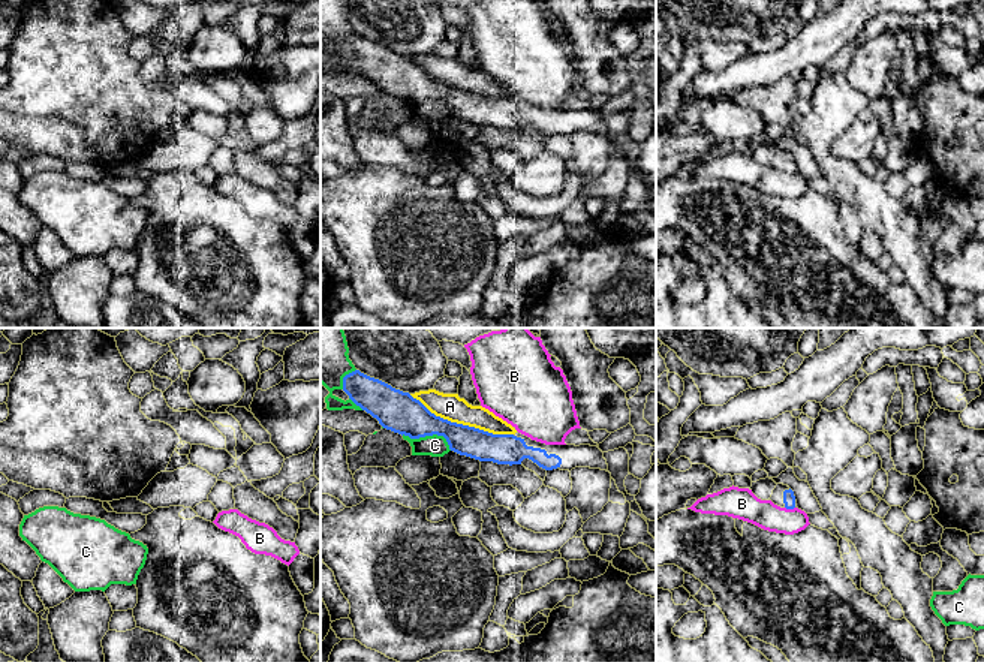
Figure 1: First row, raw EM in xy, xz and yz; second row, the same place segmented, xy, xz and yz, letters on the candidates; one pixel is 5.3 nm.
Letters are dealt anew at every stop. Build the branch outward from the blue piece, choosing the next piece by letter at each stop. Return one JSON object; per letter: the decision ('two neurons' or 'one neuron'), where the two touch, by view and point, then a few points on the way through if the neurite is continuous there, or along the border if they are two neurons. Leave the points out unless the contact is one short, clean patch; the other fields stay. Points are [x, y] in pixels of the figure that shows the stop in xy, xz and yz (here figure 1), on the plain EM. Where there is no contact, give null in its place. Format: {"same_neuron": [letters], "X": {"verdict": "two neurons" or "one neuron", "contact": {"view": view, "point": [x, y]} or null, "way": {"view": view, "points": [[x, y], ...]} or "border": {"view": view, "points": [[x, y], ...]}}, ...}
{"same_neuron": [], "A": {"verdict": "two neurons", "contact": {"view": "xz", "point": [462, 89]}}, "B": {"verdict": "two neurons", "contact": {"view": "yz", "point": [790, 172]}}, "C": {"verdict": "two neurons", "contact": {"view": "xz", "point": [429, 99]}}}

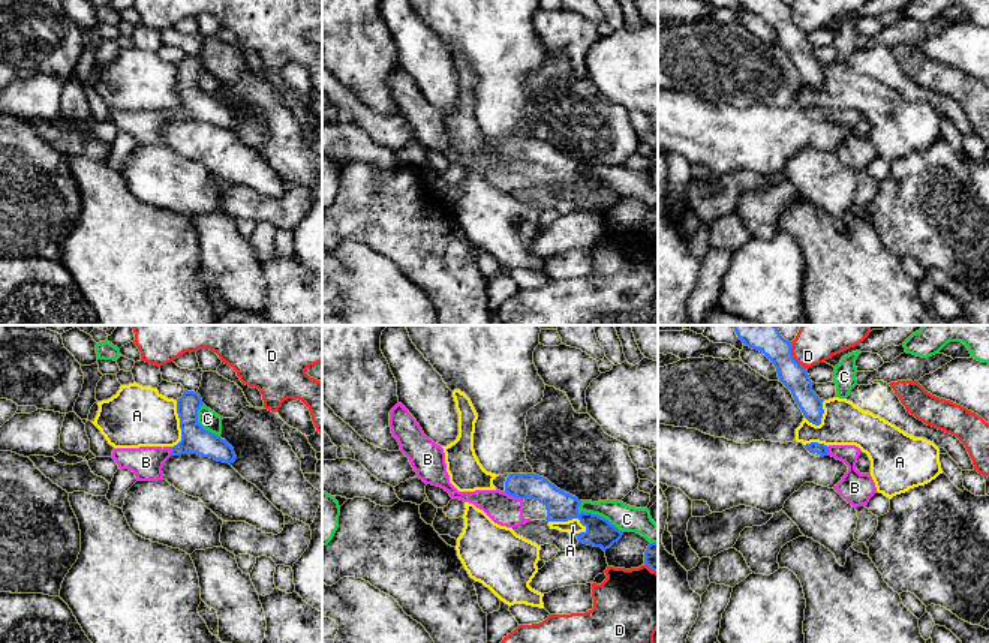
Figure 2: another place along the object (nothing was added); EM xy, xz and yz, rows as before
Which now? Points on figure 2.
{"same_neuron": ["B"], "A": {"verdict": "two neurons", "contact": {"view": "xz", "point": [570, 183]}}, "B": {"verdict": "one neuron", "contact": {"view": "xz", "point": [513, 159]}, "way": {"view": "xz", "points": [[558, 168], [543, 155], [513, 159], [505, 174]]}}, "C": {"verdict": "two neurons", "contact": {"view": "xz", "point": [597, 179]}}, "D": {"verdict": "two neurons", "contact": {"view": "yz", "point": [791, 20]}}}

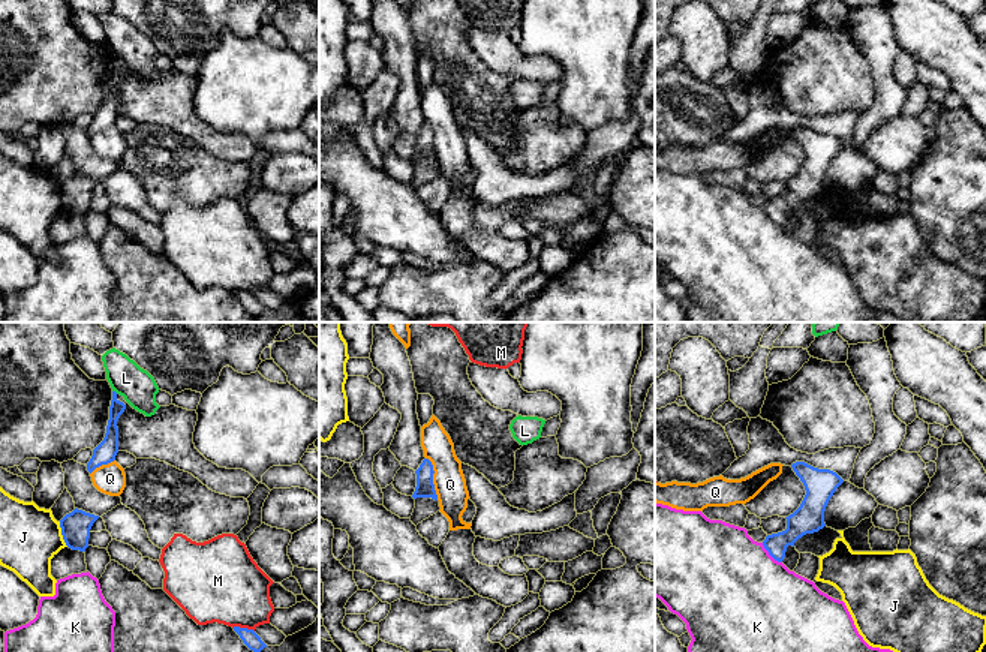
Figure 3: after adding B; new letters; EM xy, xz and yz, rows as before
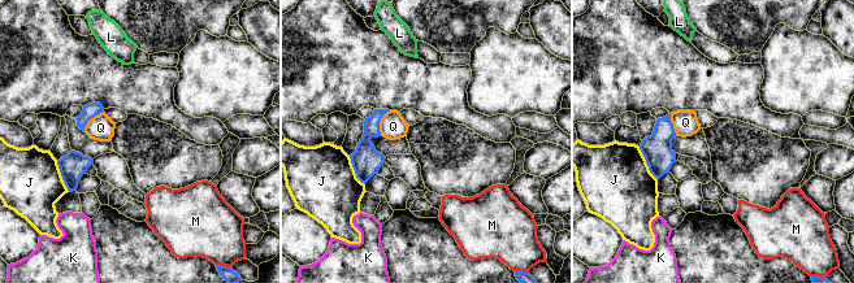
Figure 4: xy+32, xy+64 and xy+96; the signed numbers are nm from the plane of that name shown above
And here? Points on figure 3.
{"same_neuron": [], "J": {"verdict": "two neurons", "contact": {"view": "xy", "point": [62, 198]}, "border": {"view": "xy", "points": [[59, 186], [62, 203], [68, 210]]}}, "K": {"verdict": "two neurons", "contact": {"view": "yz", "point": [770, 219]}, "border": {"view": "yz", "points": [[761, 207], [781, 227]]}}, "L": {"verdict": "two neurons", "contact": {"view": "xy", "point": [114, 56]}, "border": {"view": "xy", "points": [[113, 54], [117, 57]]}}, "M": {"verdict": "two neurons", "contact": {"view": "xy", "point": [243, 293]}}, "Q": {"verdict": "two neurons", "contact": {"view": "xz", "point": [432, 143]}, "border": {"view": "xz", "points": [[426, 122], [432, 129], [433, 153], [438, 164]]}}}

